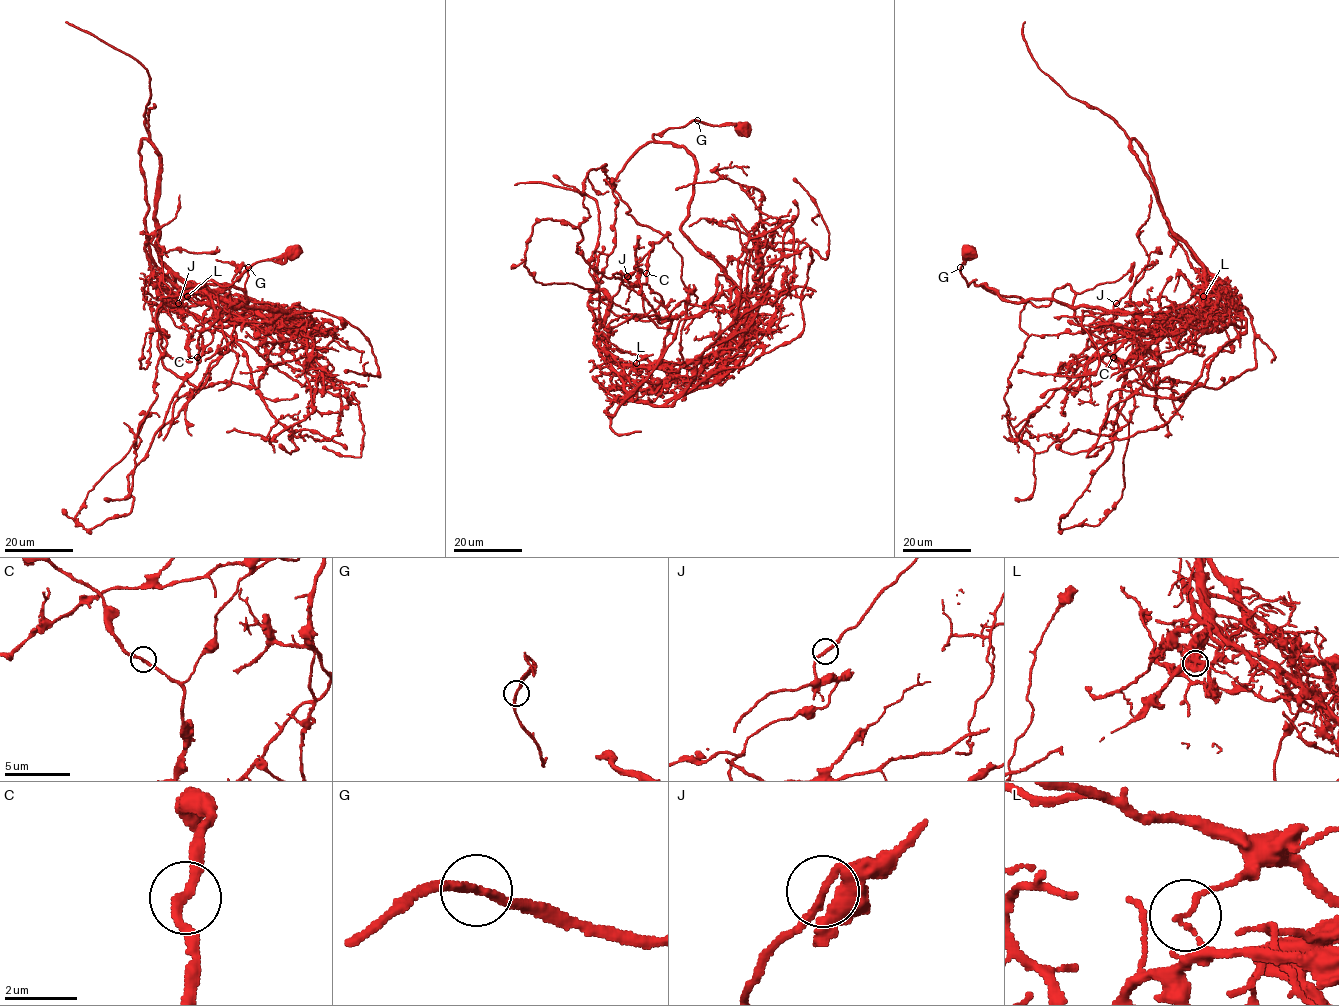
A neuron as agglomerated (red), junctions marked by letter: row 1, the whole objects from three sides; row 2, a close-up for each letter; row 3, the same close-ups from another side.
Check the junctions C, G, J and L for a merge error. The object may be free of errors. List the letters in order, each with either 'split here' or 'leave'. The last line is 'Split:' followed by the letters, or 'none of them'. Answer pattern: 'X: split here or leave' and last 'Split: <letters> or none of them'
C: leave
G: leave
J: leave
L: split here
Split: L

